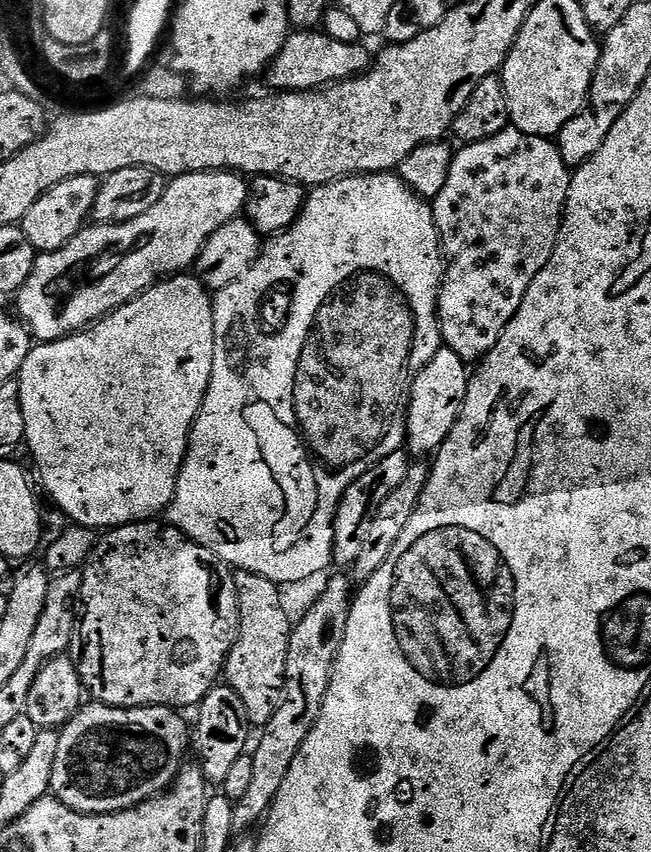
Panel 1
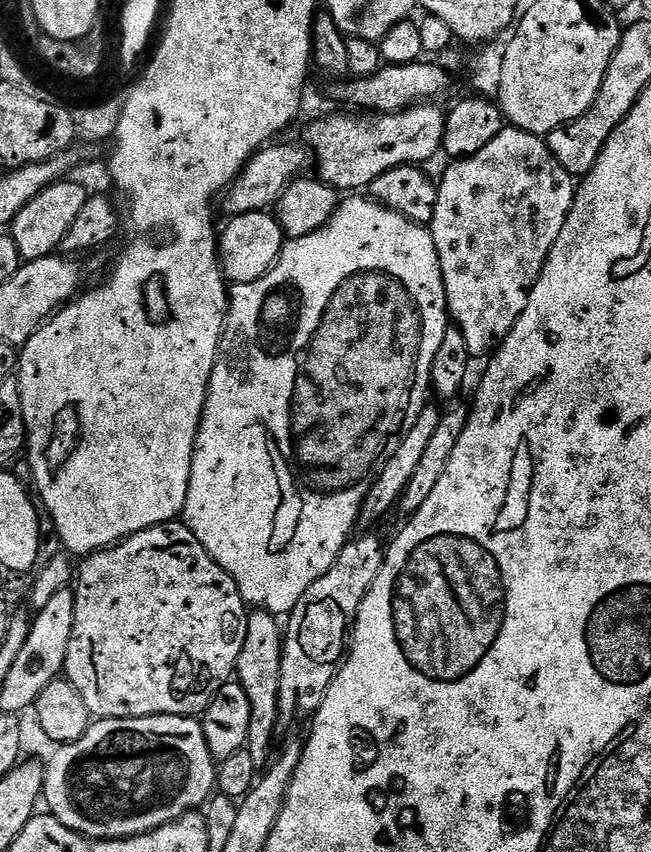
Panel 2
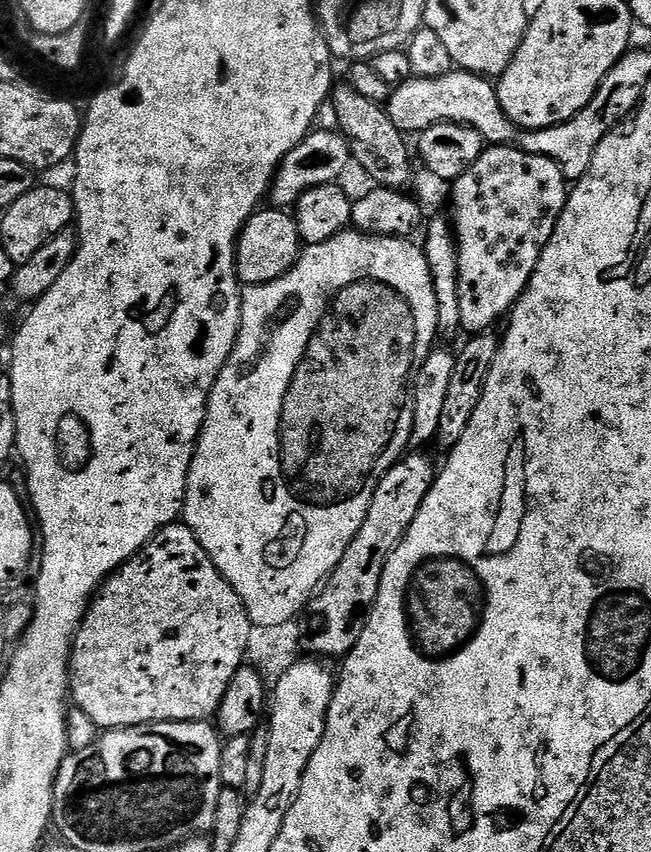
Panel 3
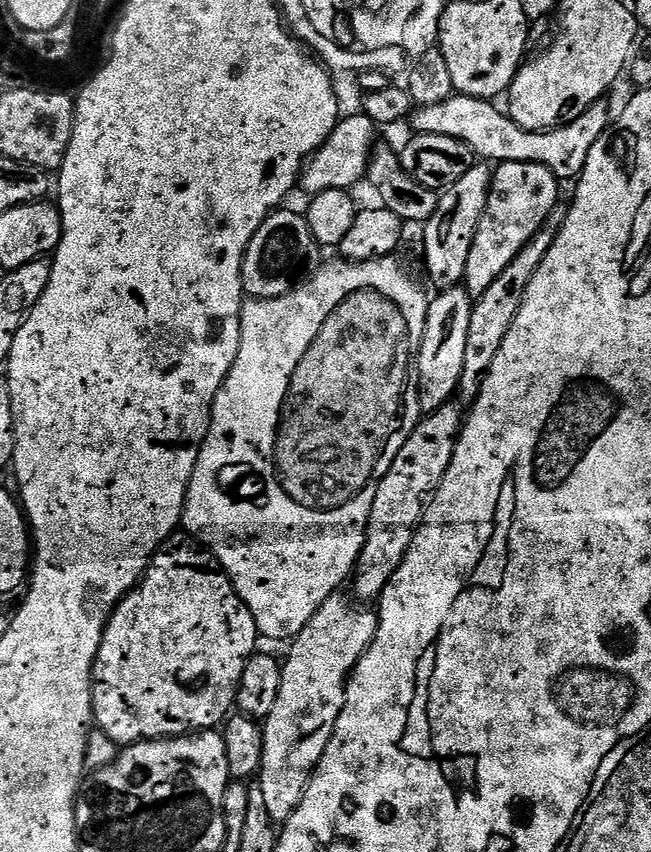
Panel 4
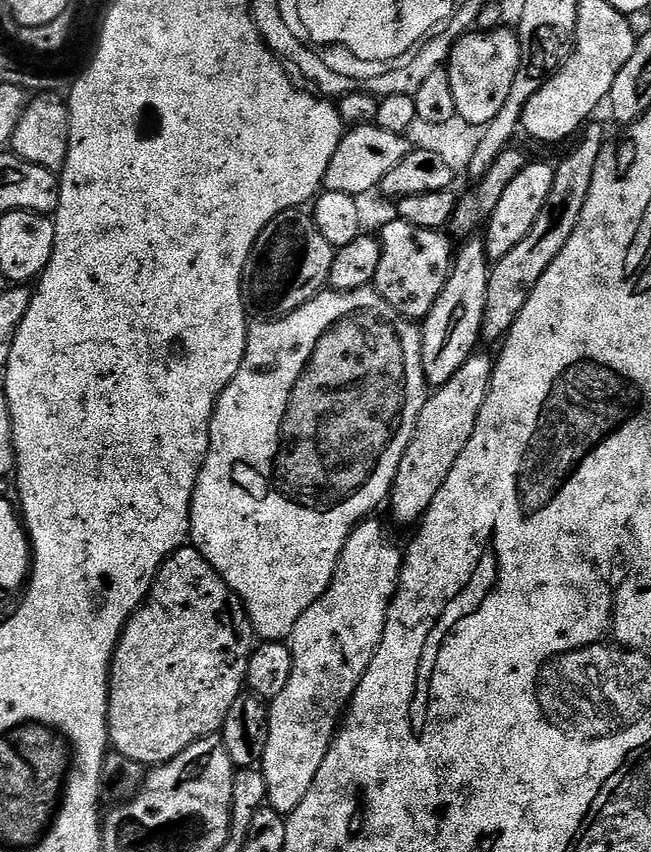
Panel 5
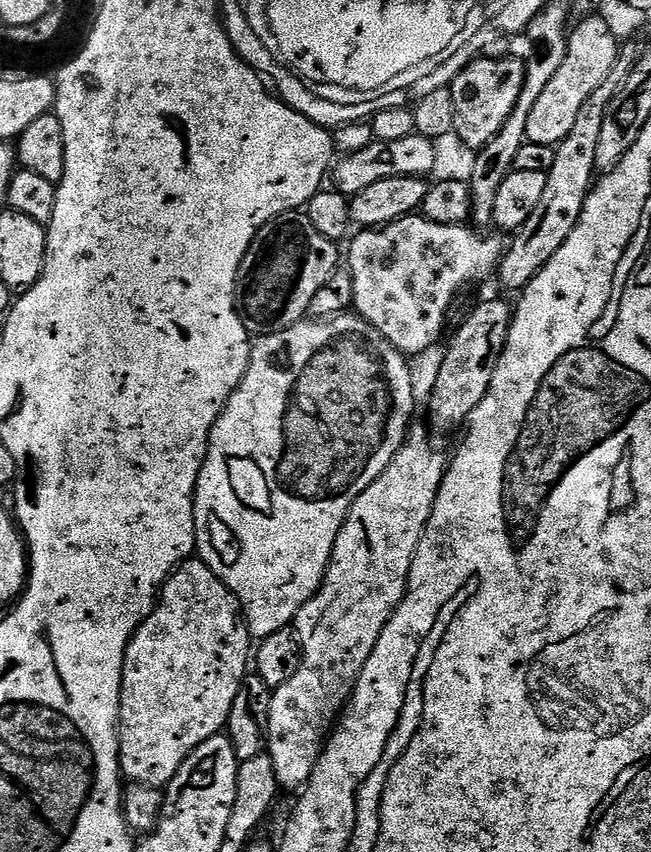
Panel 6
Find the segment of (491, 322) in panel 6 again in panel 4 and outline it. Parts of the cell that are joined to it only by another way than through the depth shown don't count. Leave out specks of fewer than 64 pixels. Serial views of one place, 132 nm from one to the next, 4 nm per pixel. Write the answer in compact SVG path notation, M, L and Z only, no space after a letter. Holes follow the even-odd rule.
M449 402L442 405L437 412L425 415L410 434L410 438L406 438L402 450L398 450L390 470L382 478L378 494L374 494L374 506L368 519L362 554L356 563L354 584L356 580L357 601L379 601L390 578L394 578L394 570L402 566L406 550L424 518L424 509L428 507L428 501L436 495L454 458L456 440L462 427L462 412L460 416L459 410L461 411L455 403Z

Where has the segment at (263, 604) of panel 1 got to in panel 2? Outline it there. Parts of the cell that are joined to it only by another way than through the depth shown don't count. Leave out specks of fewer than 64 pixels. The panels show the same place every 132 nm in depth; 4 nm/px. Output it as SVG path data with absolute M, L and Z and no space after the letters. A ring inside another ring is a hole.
M252 610L248 613L246 642L242 642L242 654L238 654L235 679L246 690L250 698L250 734L246 750L254 758L257 770L267 769L270 763L268 751L272 748L272 735L276 732L276 723L282 720L280 711L280 675L282 674L282 628L277 617L263 610Z

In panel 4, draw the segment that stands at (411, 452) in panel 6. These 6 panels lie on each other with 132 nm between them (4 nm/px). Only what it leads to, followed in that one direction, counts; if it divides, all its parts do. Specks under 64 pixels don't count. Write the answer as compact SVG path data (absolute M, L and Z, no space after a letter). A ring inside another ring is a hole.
M344 594L326 598L314 618L291 641L288 657L283 657L278 699L262 722L264 745L258 773L262 802L266 802L266 814L274 822L288 820L302 802L308 779L330 742L338 714L342 714L348 678L376 637L377 613L367 612L367 607L349 600Z

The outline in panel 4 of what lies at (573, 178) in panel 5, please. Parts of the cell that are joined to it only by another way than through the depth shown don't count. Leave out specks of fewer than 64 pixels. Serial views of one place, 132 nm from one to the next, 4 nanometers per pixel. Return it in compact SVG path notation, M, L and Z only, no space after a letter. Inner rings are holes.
M552 215L544 224L542 231L533 238L531 243L524 247L520 257L494 281L492 287L483 296L473 303L470 334L466 334L466 362L458 389L458 400L461 405L471 406L480 397L480 391L490 374L490 366L494 366L494 358L498 358L498 350L502 350L502 342L522 306L526 286L530 282L530 278L534 278L538 266L546 258L550 246L556 240L557 232L560 231L561 223L562 220L559 215Z

